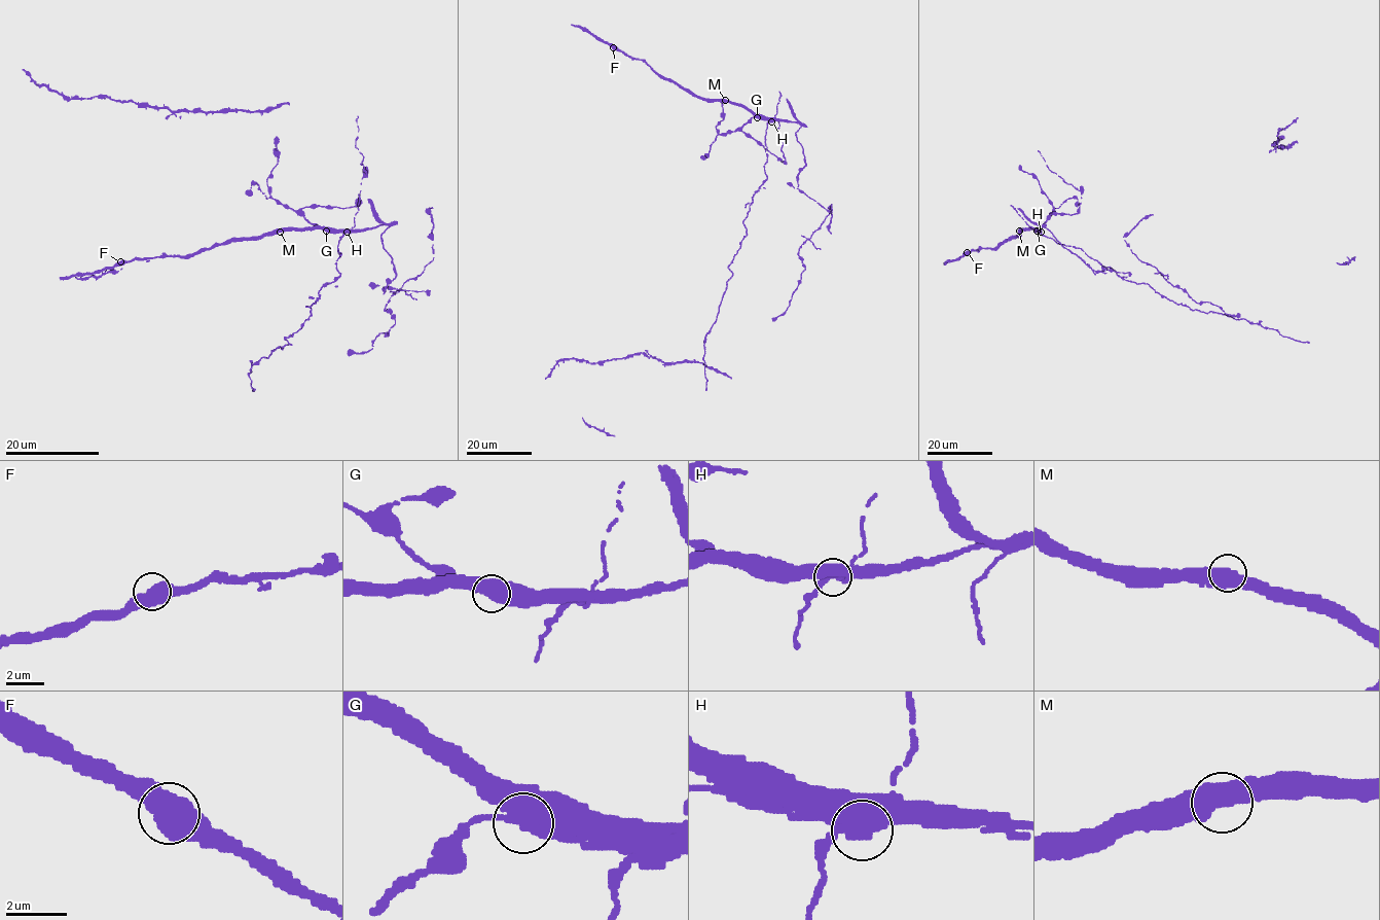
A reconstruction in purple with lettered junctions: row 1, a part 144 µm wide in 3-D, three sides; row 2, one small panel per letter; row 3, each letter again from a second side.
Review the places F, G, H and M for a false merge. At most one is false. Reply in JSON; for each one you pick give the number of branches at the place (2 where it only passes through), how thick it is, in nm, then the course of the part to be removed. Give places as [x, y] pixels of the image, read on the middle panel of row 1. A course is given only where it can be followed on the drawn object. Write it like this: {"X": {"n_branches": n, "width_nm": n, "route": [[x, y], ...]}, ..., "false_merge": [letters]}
{"H": {"n_branches": 2, "width_nm": 500, "route": [[771, 121], [767, 178], [752, 198], [742, 222], [747, 235], [704, 341], [705, 390]]}, "false_merge": ["H"]}

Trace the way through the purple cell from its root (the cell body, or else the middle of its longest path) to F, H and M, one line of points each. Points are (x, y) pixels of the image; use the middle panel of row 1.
F: (740, 244), (752, 197), (767, 178), (769, 121), (736, 104), (697, 98), (613, 47)
H: (740, 244), (747, 235), (742, 220), (752, 197), (767, 178), (765, 136), (771, 121)
M: (740, 244), (747, 235), (742, 220), (752, 197), (767, 178), (765, 136), (769, 121), (725, 100)

